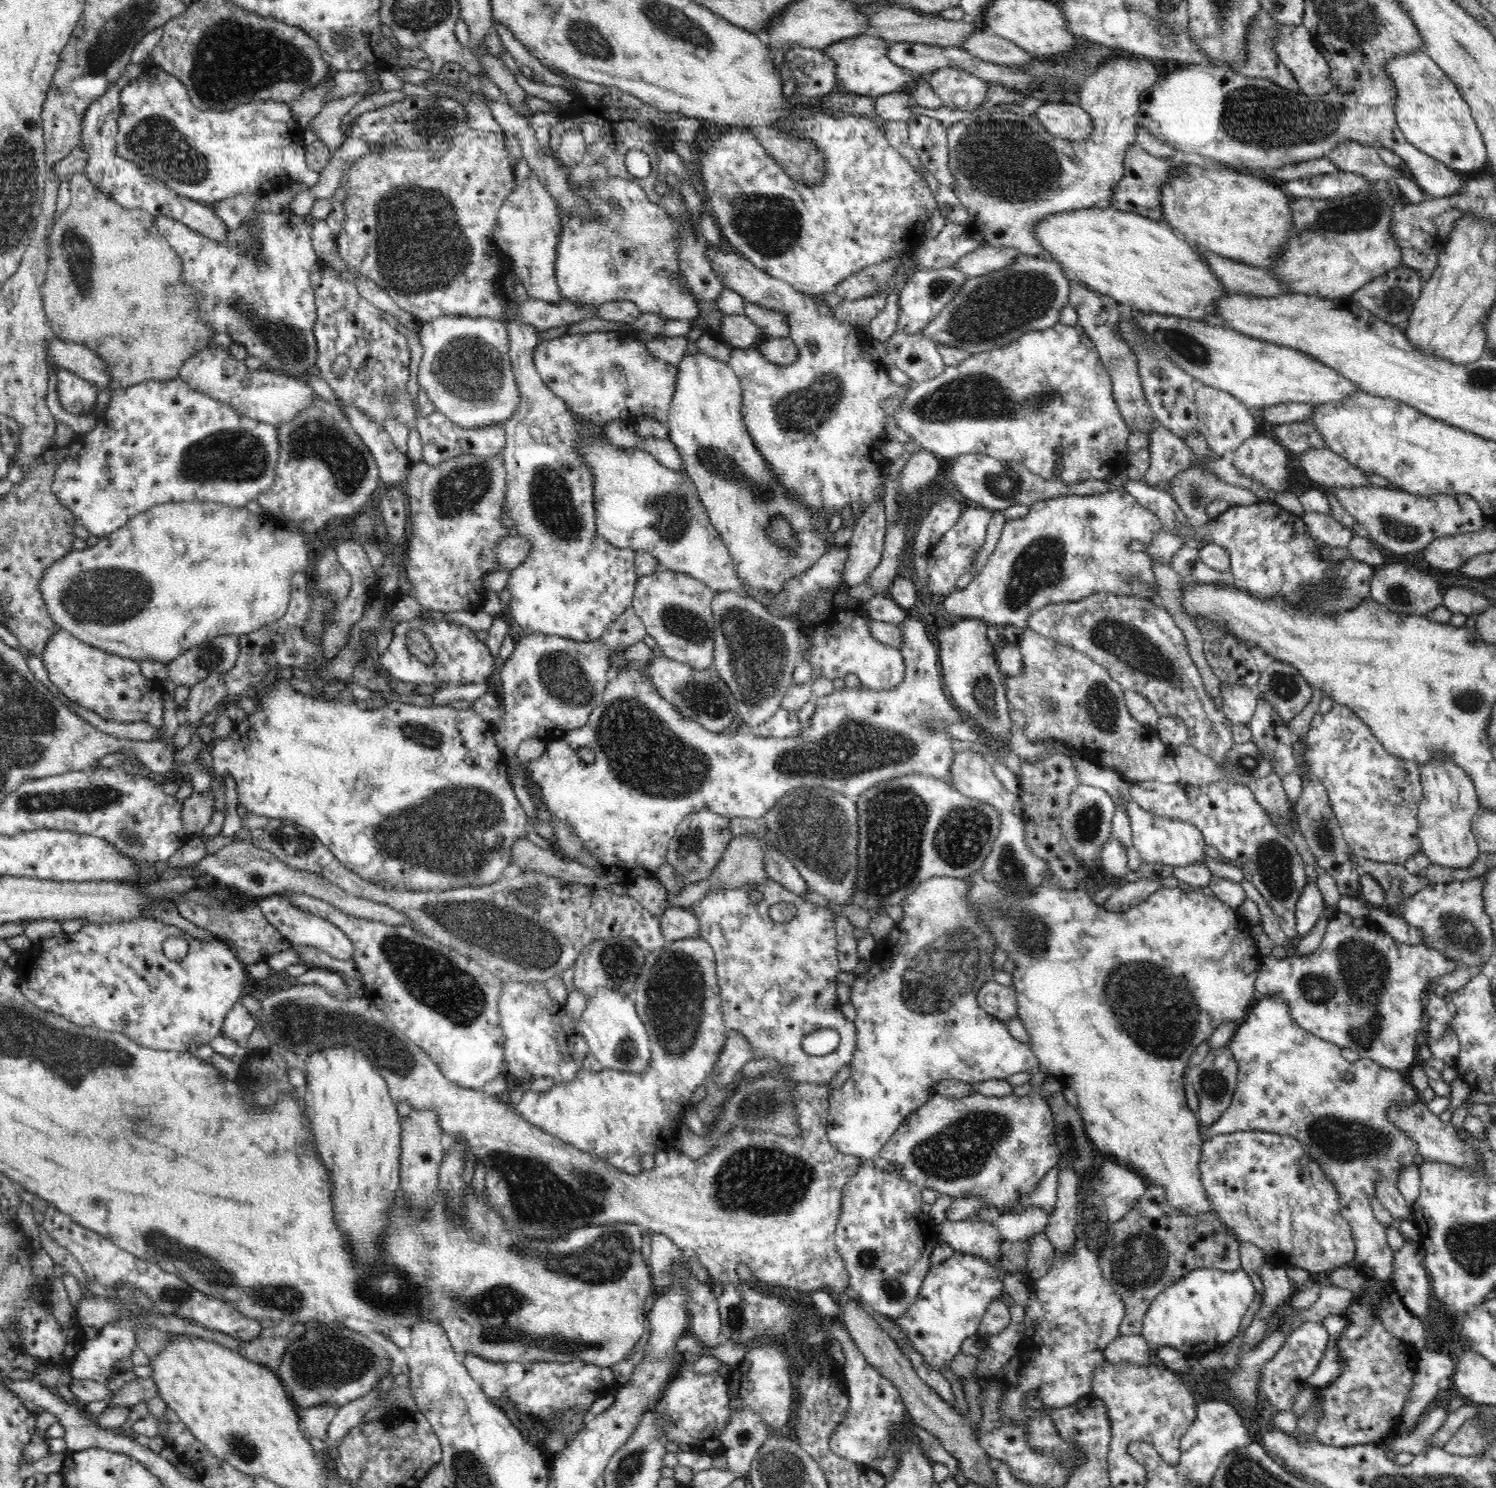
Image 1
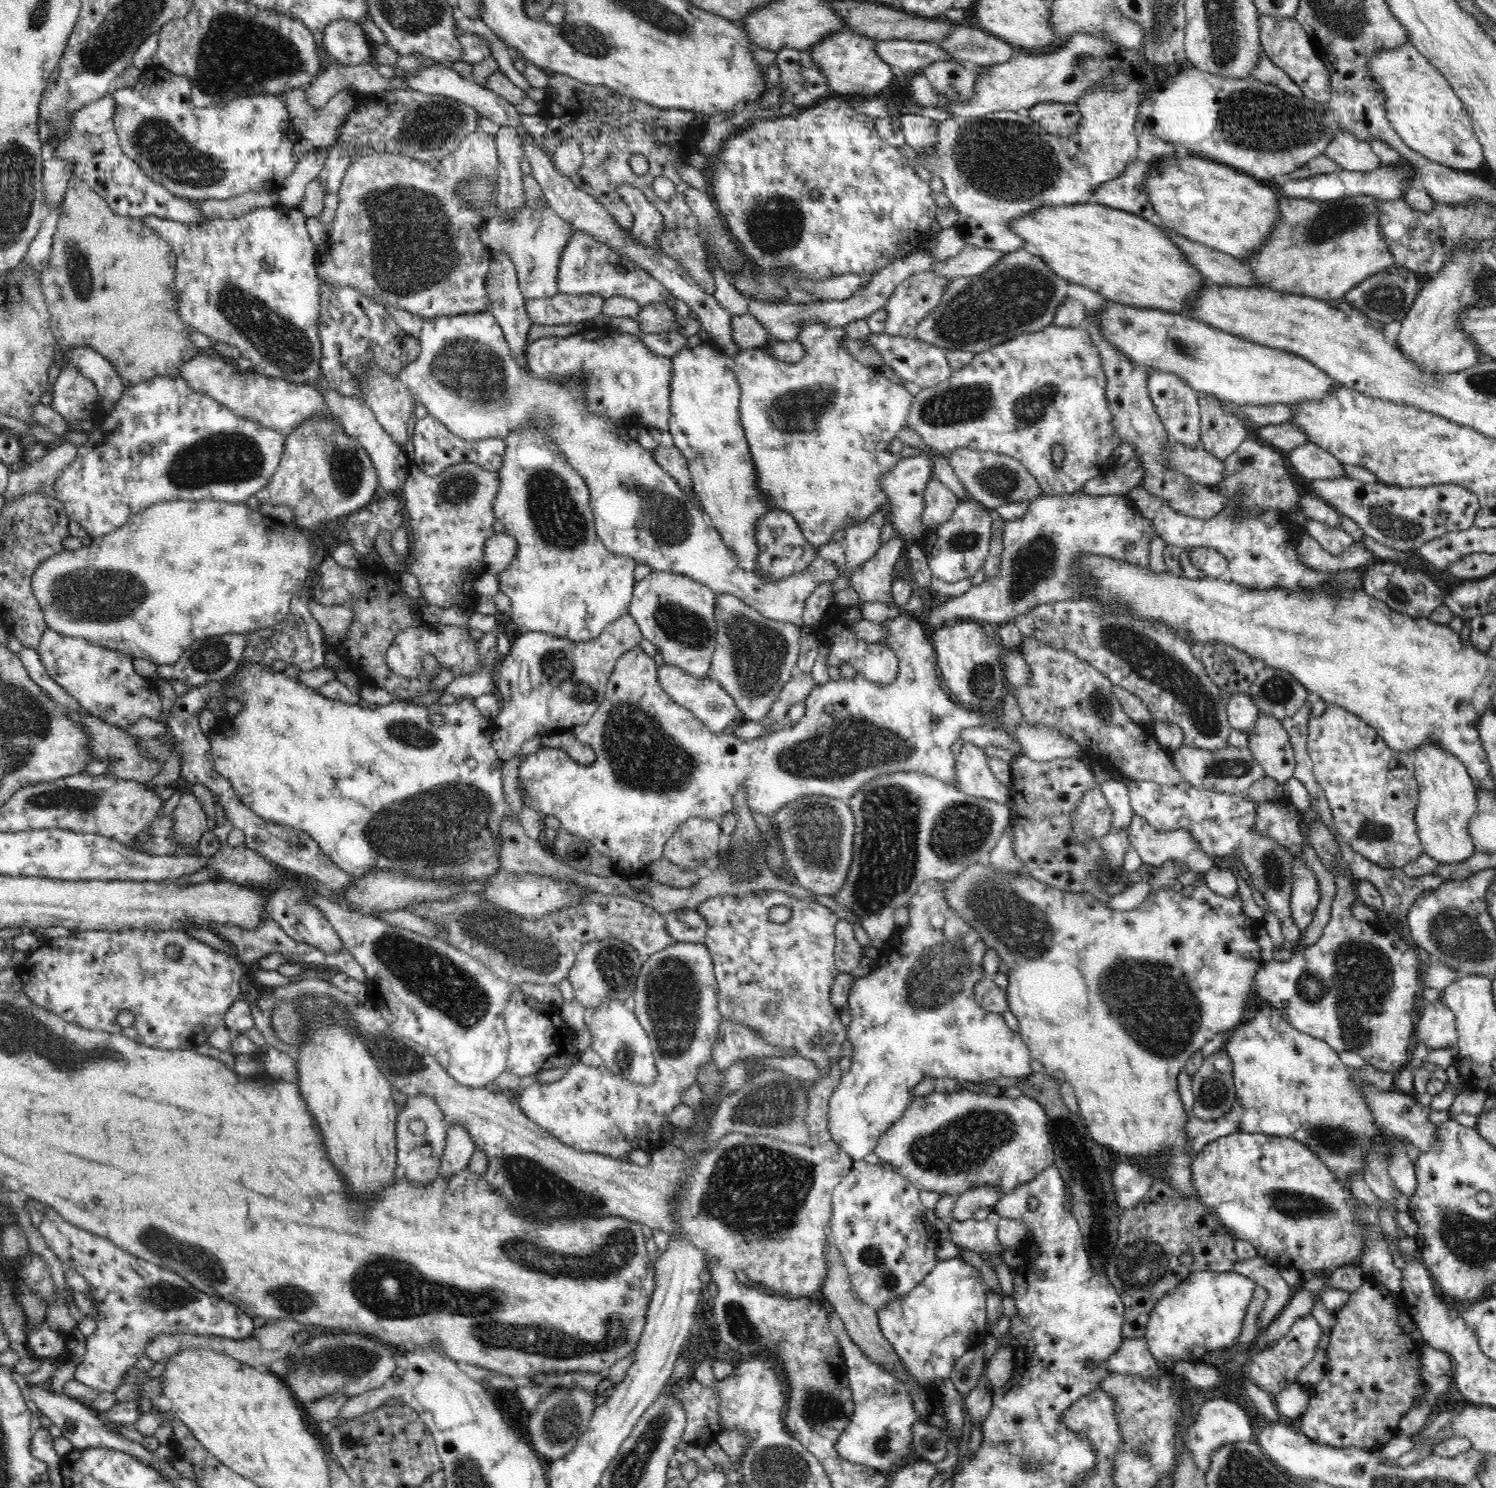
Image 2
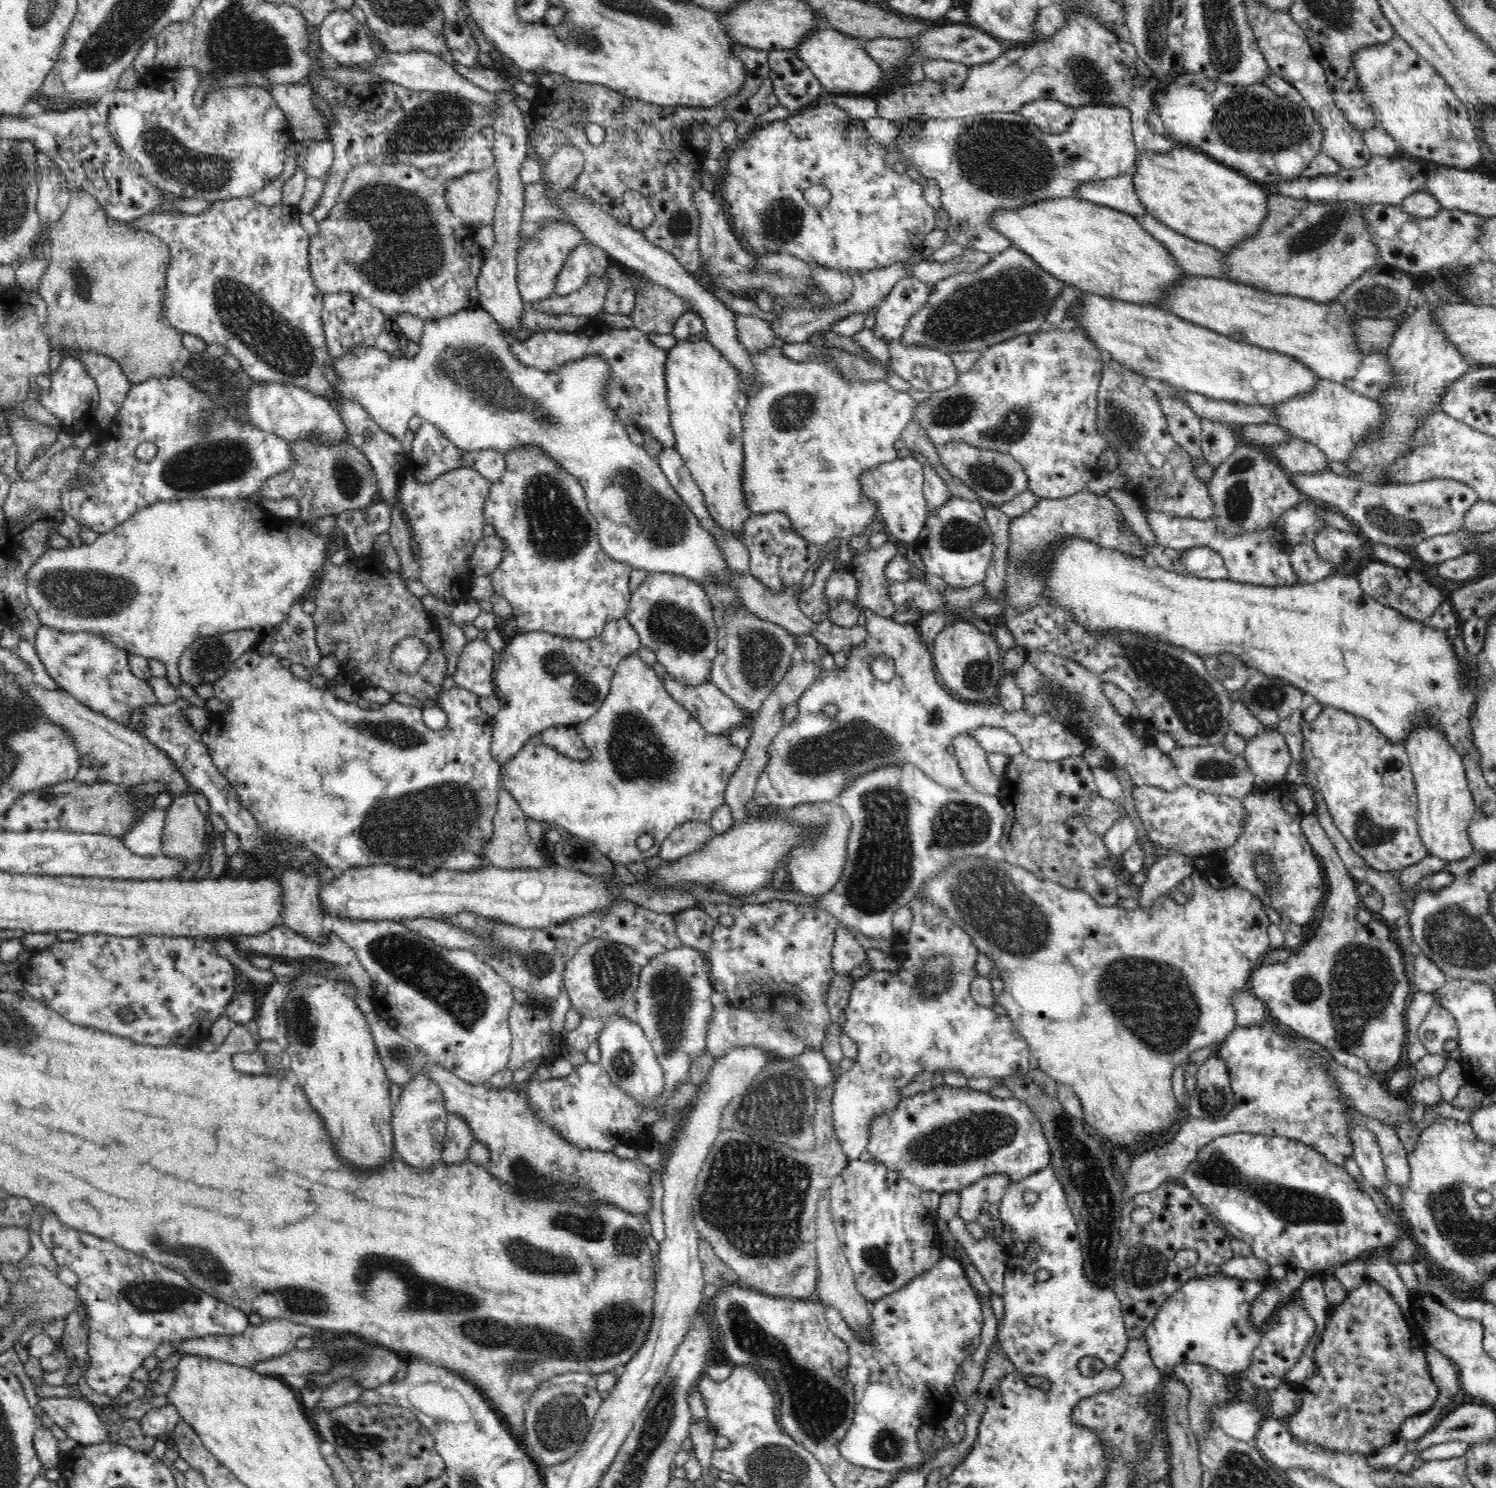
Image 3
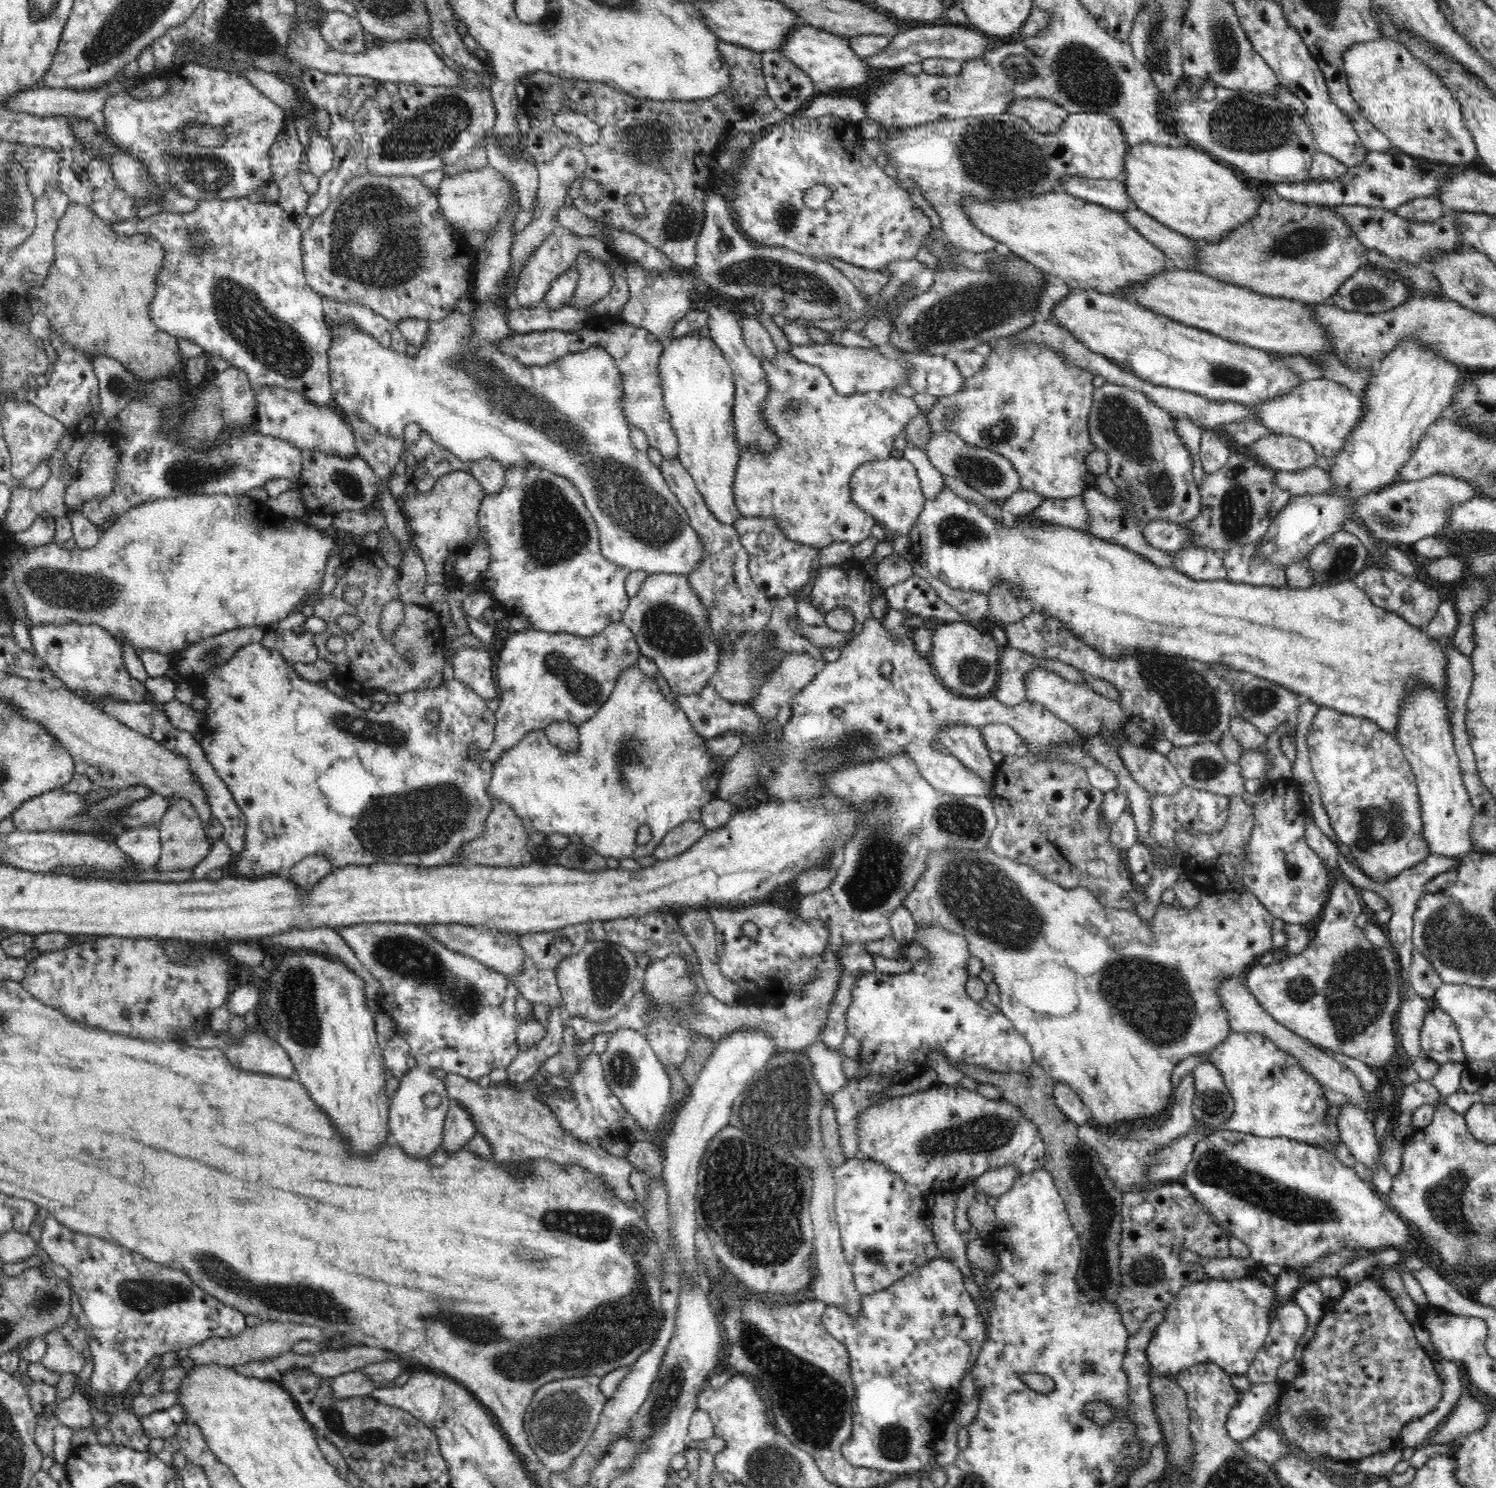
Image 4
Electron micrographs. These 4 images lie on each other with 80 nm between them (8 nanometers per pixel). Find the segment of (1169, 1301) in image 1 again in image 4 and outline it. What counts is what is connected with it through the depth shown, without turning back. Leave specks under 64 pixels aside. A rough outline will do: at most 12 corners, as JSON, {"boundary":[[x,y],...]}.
{"boundary":[[1206,1278],[1164,1308],[1156,1374],[1216,1364],[1247,1375],[1270,1330],[1276,1280]]}

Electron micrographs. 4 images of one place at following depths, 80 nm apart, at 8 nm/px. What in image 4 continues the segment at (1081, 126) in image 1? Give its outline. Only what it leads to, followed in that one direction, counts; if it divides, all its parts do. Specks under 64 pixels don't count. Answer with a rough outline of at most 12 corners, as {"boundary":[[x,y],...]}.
{"boundary":[[1013,100],[1006,113],[1025,118],[1040,134],[1058,132],[1069,115],[1051,100]]}

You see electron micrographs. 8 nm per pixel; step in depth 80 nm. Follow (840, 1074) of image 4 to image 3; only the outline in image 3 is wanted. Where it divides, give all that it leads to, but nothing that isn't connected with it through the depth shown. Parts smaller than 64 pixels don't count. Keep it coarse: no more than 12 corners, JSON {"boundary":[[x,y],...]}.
{"boundary":[[804,1049],[792,1061],[817,1089],[838,1081],[822,1049]]}

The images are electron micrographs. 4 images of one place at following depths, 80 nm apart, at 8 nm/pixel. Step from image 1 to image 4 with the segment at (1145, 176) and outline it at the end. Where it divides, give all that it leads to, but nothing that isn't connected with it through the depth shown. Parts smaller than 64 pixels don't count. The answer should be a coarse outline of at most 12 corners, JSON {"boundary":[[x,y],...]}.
{"boundary":[[1061,178],[1064,192],[1123,213],[1135,207],[1123,180]]}

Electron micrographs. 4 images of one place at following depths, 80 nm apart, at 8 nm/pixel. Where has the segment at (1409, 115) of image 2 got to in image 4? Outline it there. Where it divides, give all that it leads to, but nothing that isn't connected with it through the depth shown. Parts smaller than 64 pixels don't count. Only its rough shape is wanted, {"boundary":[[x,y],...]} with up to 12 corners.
{"boundary":[[1391,38],[1342,61],[1352,98],[1392,149],[1478,157],[1459,102]]}

